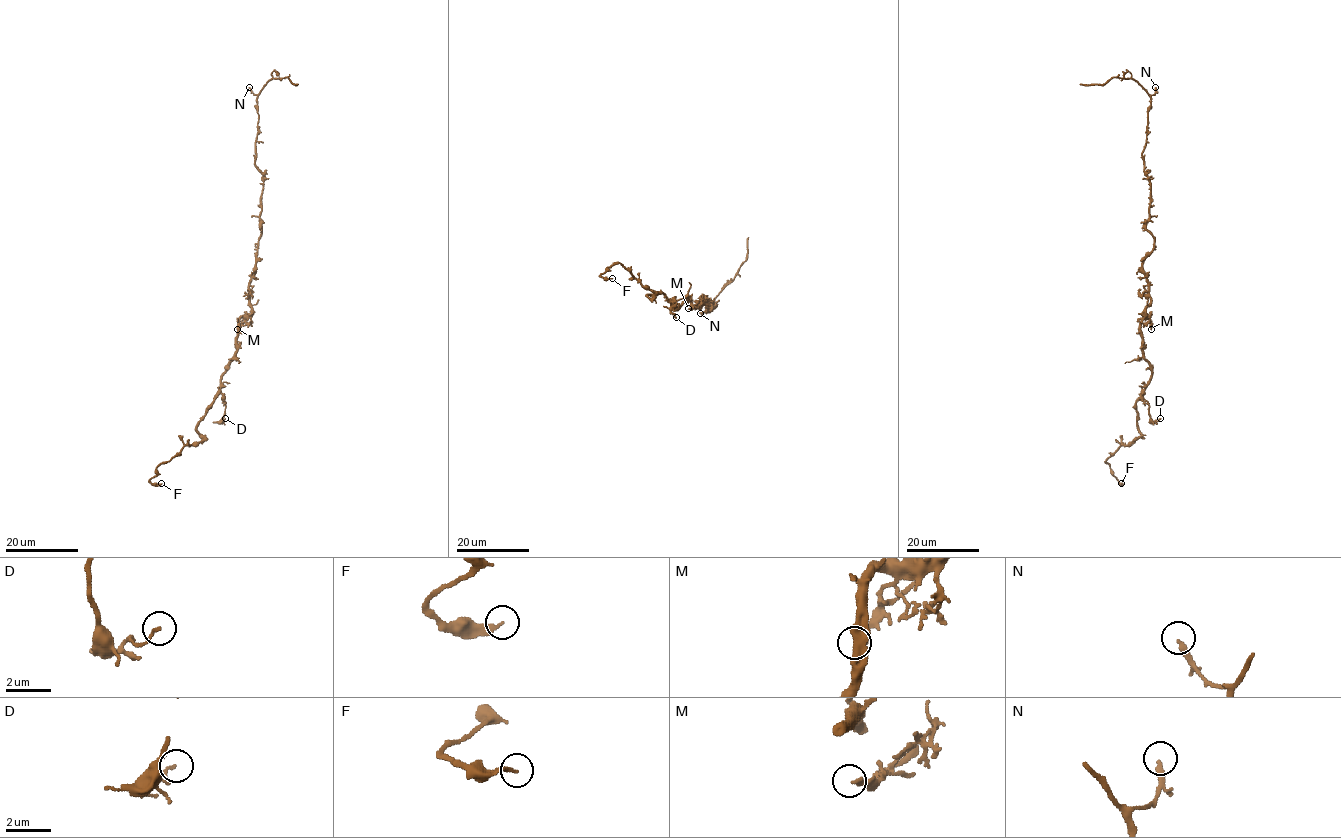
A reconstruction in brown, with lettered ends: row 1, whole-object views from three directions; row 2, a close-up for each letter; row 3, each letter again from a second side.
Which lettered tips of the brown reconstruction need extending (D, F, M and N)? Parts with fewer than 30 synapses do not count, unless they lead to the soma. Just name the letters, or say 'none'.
none

